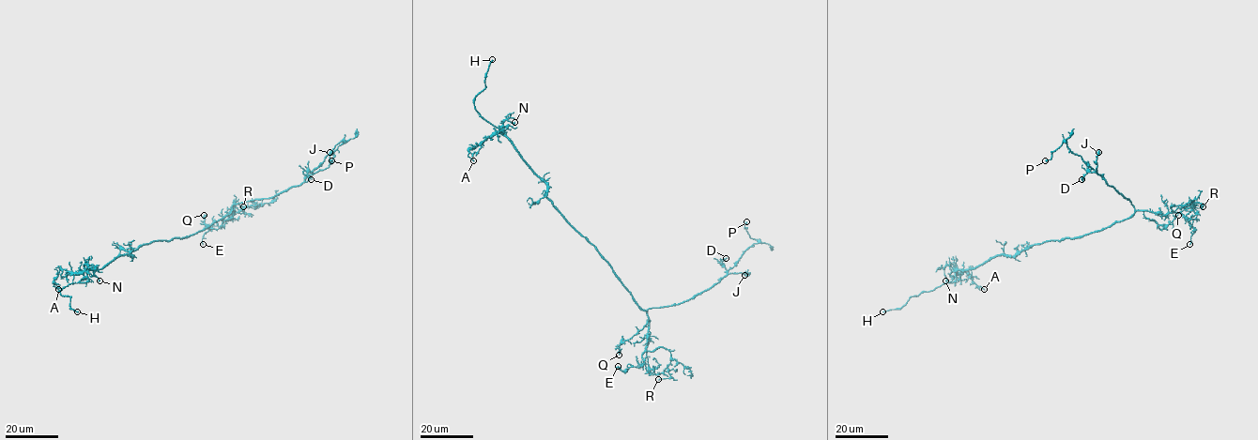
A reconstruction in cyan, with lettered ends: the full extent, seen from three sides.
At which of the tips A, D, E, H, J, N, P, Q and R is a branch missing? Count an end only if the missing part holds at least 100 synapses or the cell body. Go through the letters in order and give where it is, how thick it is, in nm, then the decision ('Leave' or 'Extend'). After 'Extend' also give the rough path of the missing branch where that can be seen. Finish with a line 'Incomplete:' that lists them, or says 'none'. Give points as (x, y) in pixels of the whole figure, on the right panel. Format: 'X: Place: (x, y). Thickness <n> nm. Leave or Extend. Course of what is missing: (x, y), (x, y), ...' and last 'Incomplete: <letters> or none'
A: Place: (984, 289). Thickness 140 nm. Leave
D: Place: (1081, 179). Thickness 140 nm. Leave
E: Place: (1189, 244). Thickness 140 nm. Leave
H: Place: (882, 311). Thickness 240 nm. Extend. Course of what is missing: (882, 311), (867, 324)
J: Place: (1098, 152). Thickness 260 nm. Leave
N: Place: (945, 280). Thickness 200 nm. Leave
P: Place: (1045, 160). Thickness 320 nm. Leave
Q: Place: (1178, 215). Thickness 130 nm. Leave
R: Place: (1203, 206). Thickness 120 nm. Leave
Incomplete: H

